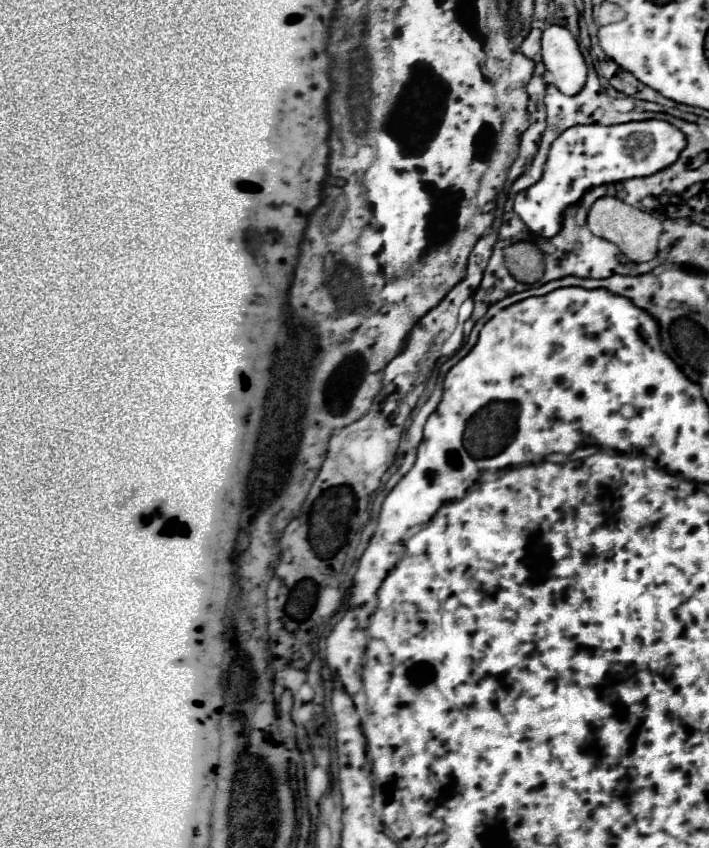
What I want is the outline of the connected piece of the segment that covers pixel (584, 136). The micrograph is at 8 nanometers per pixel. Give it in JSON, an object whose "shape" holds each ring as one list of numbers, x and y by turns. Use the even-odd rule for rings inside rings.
{"shape":[[632,121,622,125,574,125,566,129,550,147,544,175,514,199,514,211,526,227,550,239,564,225,564,211,584,195,584,191,624,181,632,177,654,175,680,157,686,147,686,135,668,121]]}

